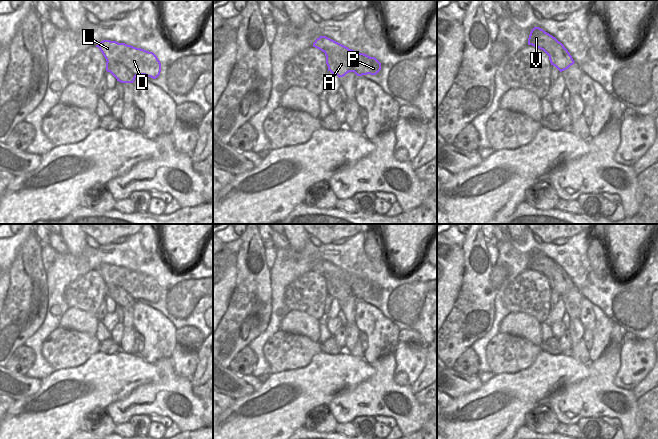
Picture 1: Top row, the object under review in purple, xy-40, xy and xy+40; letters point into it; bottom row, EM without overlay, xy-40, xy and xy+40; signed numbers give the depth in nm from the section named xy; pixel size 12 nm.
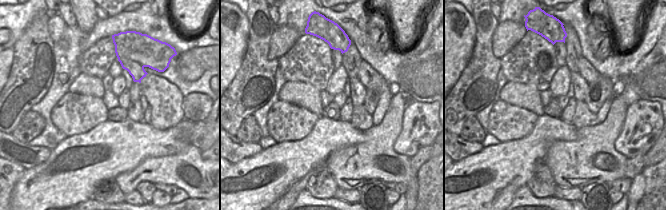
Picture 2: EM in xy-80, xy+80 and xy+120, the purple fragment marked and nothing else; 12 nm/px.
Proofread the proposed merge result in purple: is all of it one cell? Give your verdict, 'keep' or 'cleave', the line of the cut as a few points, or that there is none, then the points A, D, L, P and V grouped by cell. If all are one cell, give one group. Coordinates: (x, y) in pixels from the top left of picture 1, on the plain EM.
cleave; cut in xy along (325, 276), (340, 278), (350, 286), (354, 295); A / D L P V

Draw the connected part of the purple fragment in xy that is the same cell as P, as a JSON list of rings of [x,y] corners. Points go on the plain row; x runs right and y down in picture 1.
[[[326,260],[317,262],[313,267],[313,271],[327,278],[337,277],[349,284],[357,300],[376,299],[381,294],[381,287],[375,281],[358,277]]]

